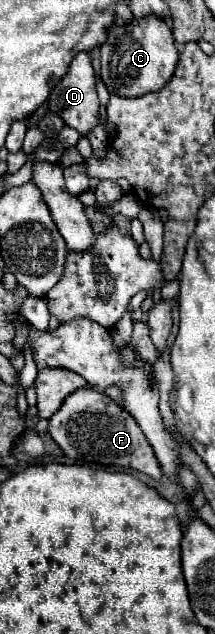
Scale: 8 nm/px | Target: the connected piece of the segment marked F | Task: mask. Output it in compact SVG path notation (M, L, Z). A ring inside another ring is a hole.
M85 386L81 390L71 392L59 412L49 418L47 432L71 460L133 468L155 480L163 476L157 456L149 440L143 436L143 430L139 428L137 420L105 392L99 392L93 386Z

